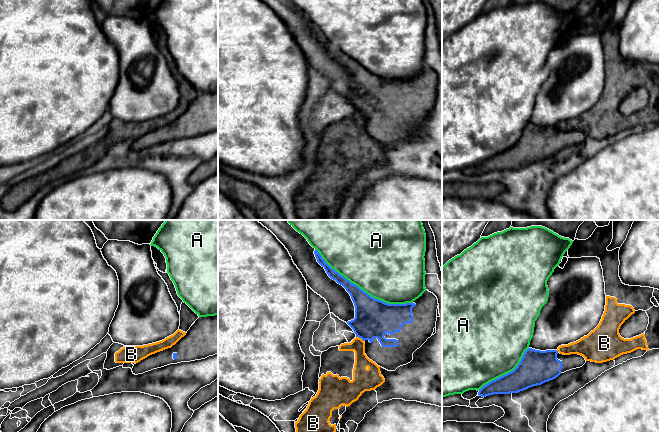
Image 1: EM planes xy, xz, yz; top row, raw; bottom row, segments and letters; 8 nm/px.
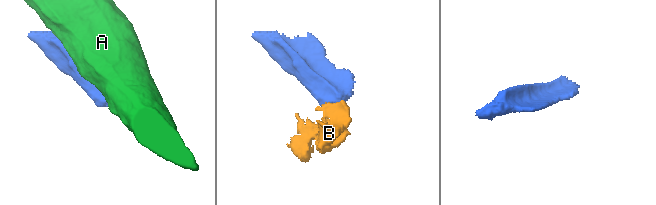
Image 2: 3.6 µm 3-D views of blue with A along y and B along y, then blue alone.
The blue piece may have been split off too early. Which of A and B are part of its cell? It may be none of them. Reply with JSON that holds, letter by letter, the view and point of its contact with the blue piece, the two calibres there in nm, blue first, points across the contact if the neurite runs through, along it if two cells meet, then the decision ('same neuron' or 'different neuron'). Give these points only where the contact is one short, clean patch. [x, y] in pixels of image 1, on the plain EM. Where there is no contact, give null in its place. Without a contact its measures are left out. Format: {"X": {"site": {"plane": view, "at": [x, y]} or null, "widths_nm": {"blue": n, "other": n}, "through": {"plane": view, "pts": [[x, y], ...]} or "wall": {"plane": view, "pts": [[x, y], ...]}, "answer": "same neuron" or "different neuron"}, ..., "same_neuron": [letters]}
{"A": {"site": {"plane": "xz", "at": [362, 66]}, "widths_nm": {"blue": 300, "other": 500}, "answer": "different neuron"}, "B": {"site": {"plane": "xz", "at": [360, 113]}, "widths_nm": {"blue": 300, "other": 110}, "wall": {"plane": "xz", "pts": [[356, 112], [363, 117]]}, "answer": "different neuron"}, "same_neuron": []}

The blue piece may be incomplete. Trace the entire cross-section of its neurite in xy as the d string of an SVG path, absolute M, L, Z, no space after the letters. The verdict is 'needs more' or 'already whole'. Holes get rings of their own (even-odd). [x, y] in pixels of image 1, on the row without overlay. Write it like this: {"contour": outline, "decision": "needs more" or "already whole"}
{"contour": "M218 91L199 93L175 121L134 140L132 148L143 150L170 140L205 135L217 129Z", "decision": "needs more"}

